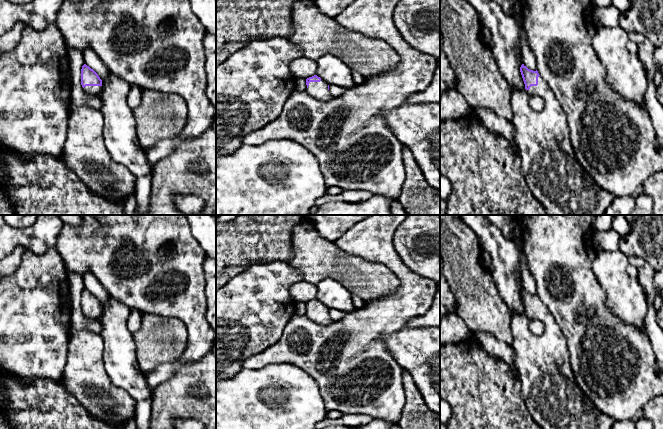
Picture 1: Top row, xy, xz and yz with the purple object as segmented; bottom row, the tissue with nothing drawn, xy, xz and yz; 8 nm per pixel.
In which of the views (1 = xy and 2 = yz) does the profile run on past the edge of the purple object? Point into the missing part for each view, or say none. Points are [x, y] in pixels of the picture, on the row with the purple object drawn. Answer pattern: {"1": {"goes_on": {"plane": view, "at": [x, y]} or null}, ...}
{"1": {"goes_on": {"plane": "xy", "at": [90, 90]}}, "2": {"goes_on": {"plane": "yz", "at": [551, 169]}}}

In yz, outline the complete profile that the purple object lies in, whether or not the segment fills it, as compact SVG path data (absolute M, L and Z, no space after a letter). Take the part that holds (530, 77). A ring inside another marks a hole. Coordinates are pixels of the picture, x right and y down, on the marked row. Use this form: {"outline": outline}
{"outline": "M522 64L520 72L525 89L514 88L511 91L511 124L522 173L534 198L542 204L547 215L603 215L615 196L598 186L580 166L571 143L567 116L538 71L530 70ZM531 95L544 99L542 111L536 112L529 106Z"}

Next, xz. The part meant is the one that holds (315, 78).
{"outline": "M298 57L289 63L289 69L295 78L306 80L306 92L313 98L327 101L332 99L329 85L316 75L317 61L307 57Z"}

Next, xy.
{"outline": "M84 64L81 69L81 85L88 95L97 96L102 90L102 80L89 66Z"}

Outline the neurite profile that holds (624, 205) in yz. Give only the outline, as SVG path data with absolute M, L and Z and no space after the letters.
M632 195L615 197L603 215L630 215L635 205L636 198Z

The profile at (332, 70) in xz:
M328 53L317 60L316 75L328 85L354 86L351 69L338 57Z

